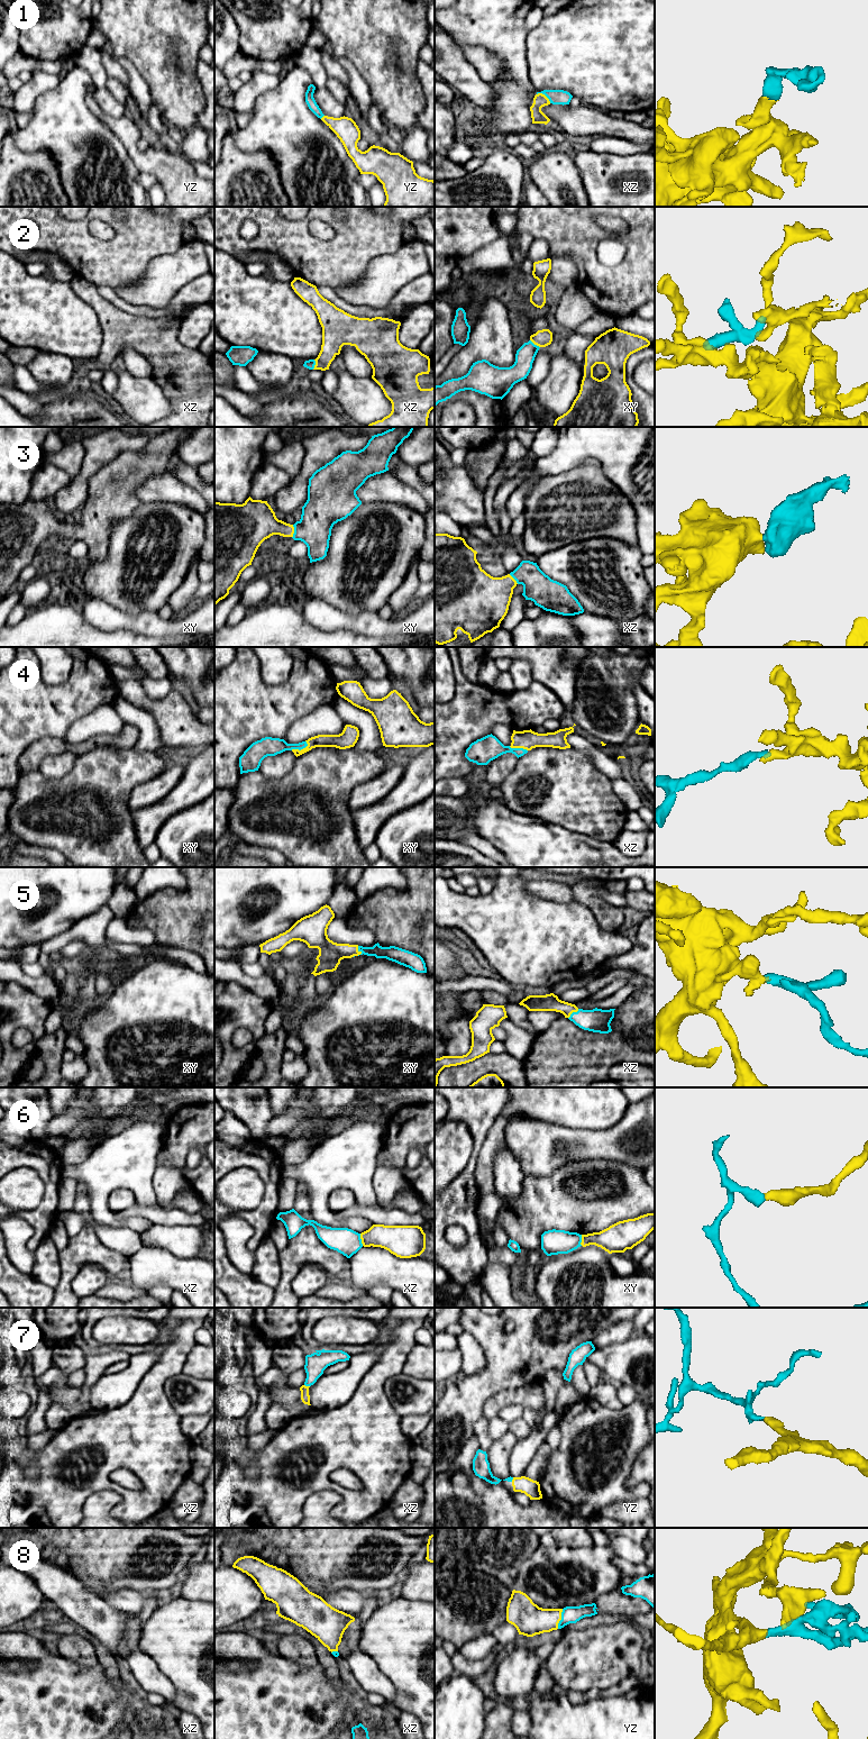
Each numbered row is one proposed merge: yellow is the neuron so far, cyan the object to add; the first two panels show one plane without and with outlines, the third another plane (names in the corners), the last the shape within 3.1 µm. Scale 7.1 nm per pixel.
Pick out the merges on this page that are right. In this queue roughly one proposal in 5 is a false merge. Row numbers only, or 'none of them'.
1, 2, 3, 4, 5, 7, 8

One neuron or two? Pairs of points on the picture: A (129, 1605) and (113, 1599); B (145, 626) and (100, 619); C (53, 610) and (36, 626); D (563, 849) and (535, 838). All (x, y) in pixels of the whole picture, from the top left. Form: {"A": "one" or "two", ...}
{"A": "one", "B": "one", "C": "one", "D": "one"}

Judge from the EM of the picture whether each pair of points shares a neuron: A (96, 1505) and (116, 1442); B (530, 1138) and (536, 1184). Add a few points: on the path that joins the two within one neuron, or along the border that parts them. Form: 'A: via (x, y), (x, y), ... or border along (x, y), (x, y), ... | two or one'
A: border along (120, 1495), (96, 1491), (82, 1510) | two
B: border along (559, 1167), (544, 1176), (526, 1175) | two

